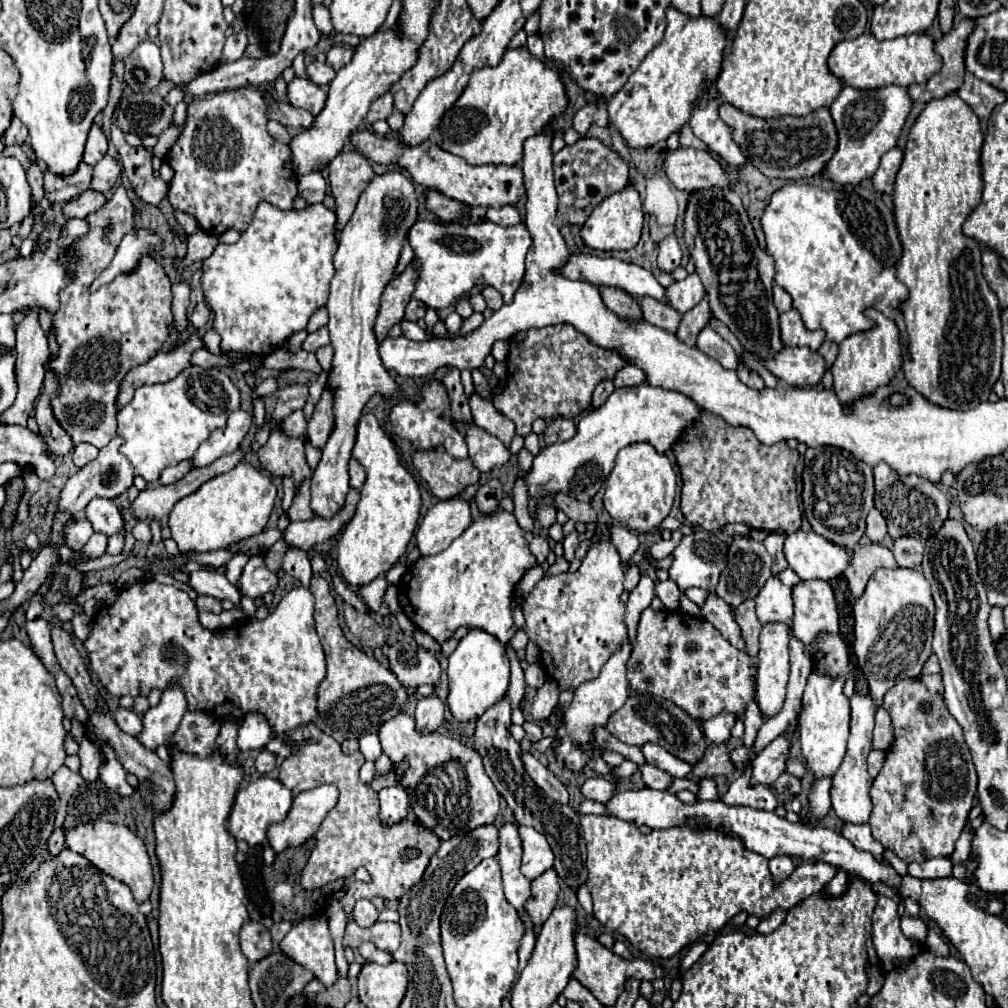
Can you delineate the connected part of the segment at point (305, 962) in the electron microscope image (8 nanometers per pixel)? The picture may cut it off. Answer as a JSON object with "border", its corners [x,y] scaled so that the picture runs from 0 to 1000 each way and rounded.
{"border":[[[323,909],[301,912],[281,930],[277,941],[291,955],[309,963],[322,979],[328,979],[334,973],[331,937]]]}

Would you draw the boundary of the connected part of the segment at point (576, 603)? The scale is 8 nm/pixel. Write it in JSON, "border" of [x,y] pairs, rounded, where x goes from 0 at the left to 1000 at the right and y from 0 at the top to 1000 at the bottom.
{"border":[[[594,533],[570,568],[541,570],[521,592],[523,632],[533,640],[537,660],[555,678],[555,686],[588,676],[602,654],[622,636],[616,588],[618,564],[614,549],[600,533]]]}

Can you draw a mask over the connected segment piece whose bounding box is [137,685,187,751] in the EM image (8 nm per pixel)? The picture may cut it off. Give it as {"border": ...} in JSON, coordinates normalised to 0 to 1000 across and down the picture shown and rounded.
{"border":[[[168,682],[160,689],[160,697],[156,701],[150,701],[142,709],[142,723],[136,729],[136,735],[154,745],[158,739],[164,739],[170,735],[170,727],[174,727],[178,719],[178,711],[186,705],[186,695],[182,691],[182,686],[178,682]]]}

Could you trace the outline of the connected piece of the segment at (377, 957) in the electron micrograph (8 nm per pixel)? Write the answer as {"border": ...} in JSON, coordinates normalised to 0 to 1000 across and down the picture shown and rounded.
{"border":[[[368,934],[360,936],[358,941],[356,941],[356,945],[360,947],[362,953],[370,953],[370,955],[376,955],[376,957],[384,957],[384,955],[388,955],[388,947],[386,947],[386,945],[380,945],[378,941],[374,941]]]}

